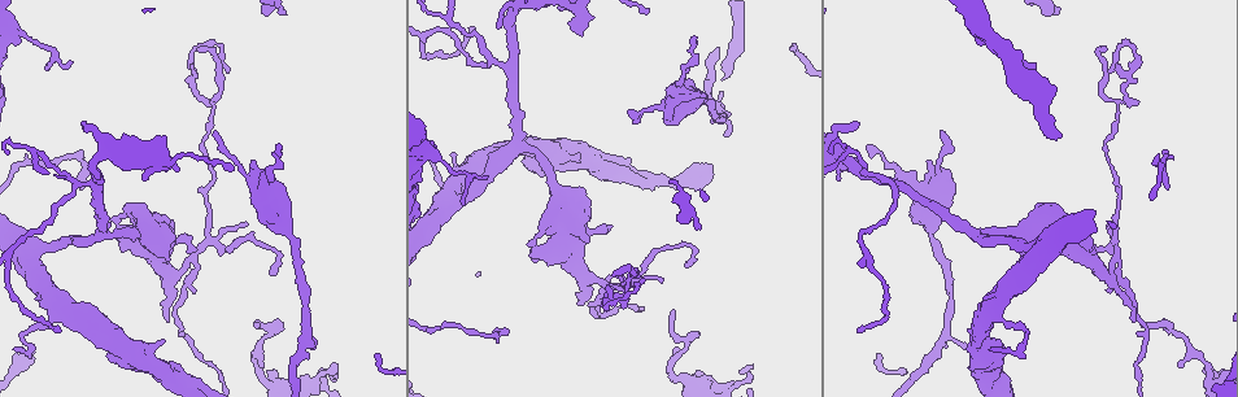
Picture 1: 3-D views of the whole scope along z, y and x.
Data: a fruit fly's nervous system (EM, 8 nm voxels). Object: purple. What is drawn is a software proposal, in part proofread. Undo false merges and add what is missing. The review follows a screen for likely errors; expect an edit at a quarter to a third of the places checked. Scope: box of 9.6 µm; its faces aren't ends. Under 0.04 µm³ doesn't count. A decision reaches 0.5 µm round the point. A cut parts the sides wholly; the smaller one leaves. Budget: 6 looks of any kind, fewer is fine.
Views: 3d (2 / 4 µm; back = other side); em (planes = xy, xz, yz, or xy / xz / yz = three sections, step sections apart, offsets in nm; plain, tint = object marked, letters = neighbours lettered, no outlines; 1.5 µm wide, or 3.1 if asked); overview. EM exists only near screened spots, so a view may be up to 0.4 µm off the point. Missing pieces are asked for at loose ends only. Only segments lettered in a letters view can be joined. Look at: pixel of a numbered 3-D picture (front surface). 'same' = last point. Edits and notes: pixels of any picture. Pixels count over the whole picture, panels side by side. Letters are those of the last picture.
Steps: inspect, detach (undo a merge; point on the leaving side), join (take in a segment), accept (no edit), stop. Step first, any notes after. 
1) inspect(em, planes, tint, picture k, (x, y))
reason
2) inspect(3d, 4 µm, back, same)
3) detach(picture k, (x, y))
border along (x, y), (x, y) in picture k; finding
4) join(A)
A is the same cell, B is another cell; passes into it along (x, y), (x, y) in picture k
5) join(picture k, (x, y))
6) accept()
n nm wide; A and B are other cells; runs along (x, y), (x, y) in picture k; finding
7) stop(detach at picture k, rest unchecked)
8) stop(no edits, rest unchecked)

inspect(em, xz, step 4, tint, picture 1, (56, 331))
free end

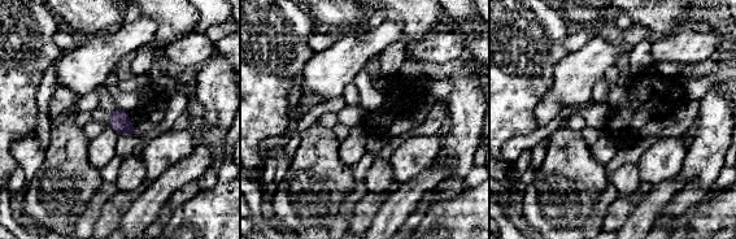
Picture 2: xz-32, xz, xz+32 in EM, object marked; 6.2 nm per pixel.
inspect(em, planes, letters, same)
another direction

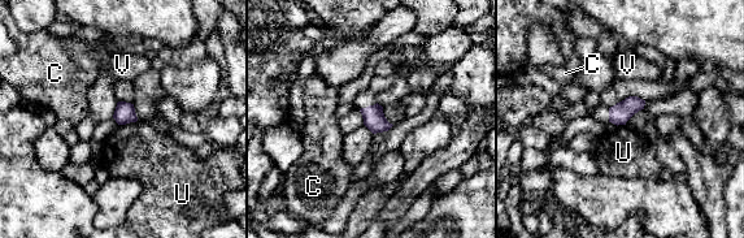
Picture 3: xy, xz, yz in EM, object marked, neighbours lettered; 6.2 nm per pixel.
accept()
U touches over 120 nm; C, U and V are other cells; border along (136, 120), (118, 125) in picture 3; none of them fits

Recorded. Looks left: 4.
inspect(3d, 4 µm, picture 1, (1051, 262))
an open end

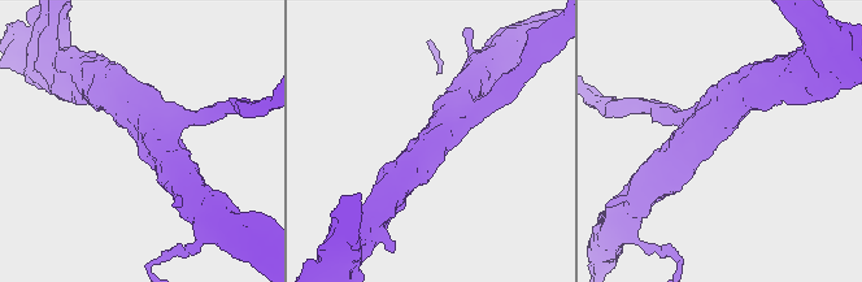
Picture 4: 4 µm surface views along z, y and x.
inspect(em, planes, letters, picture 4, (718, 142))

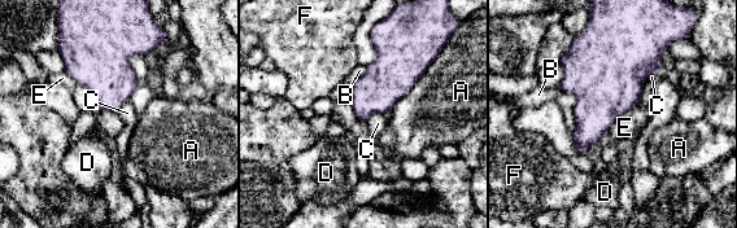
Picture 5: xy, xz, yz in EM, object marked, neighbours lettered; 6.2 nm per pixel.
accept()
200 nm wide; A touches over 460 nm; A, B, C, D, E and F are other cells; none of them fits

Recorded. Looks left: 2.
inspect(em, planes, tint, picture 1, (944, 131))

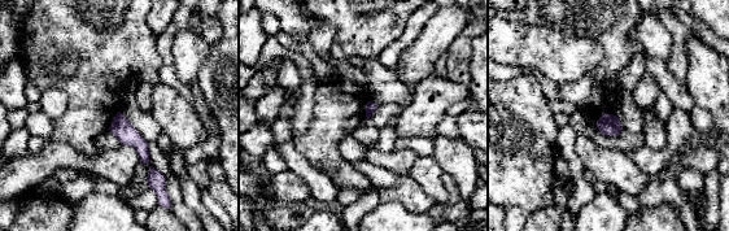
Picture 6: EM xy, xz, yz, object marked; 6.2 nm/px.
inspect(em, planes, letters, same)

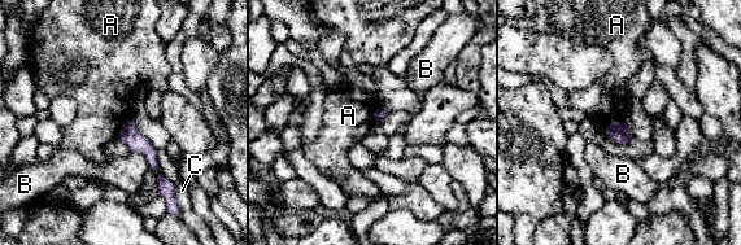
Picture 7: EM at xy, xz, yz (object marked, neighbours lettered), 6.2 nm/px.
accept()
70 nm wide; B touches over 170 nm; A, B and C are other cells; no lettered segment goes on from it

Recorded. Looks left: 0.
stop(no edits, rest unchecked)

